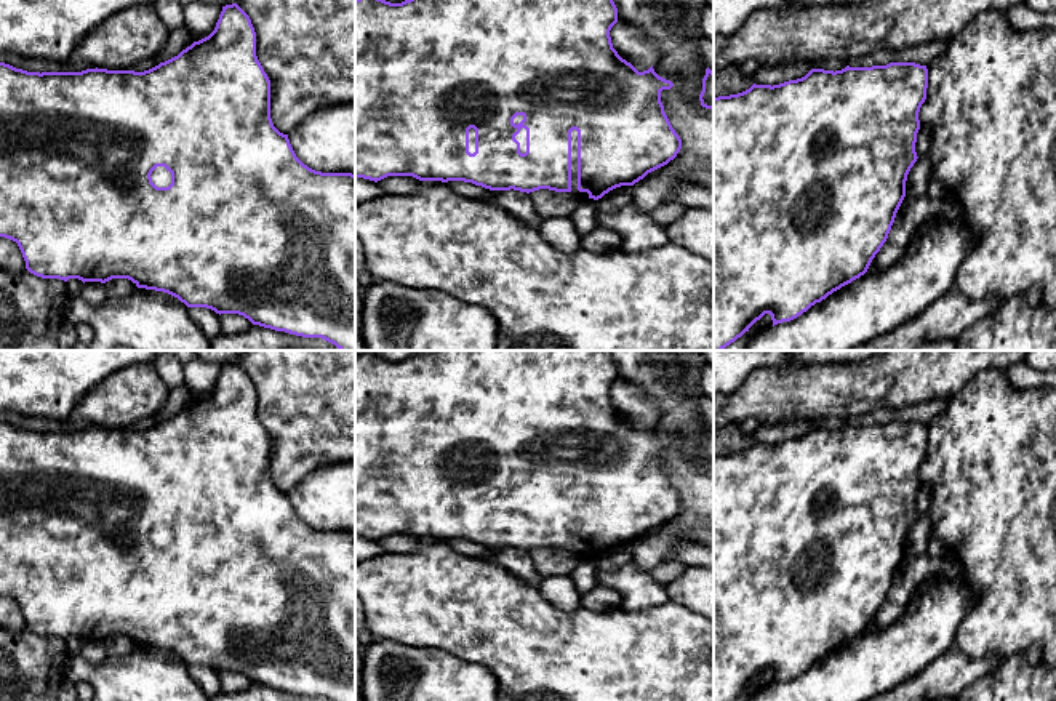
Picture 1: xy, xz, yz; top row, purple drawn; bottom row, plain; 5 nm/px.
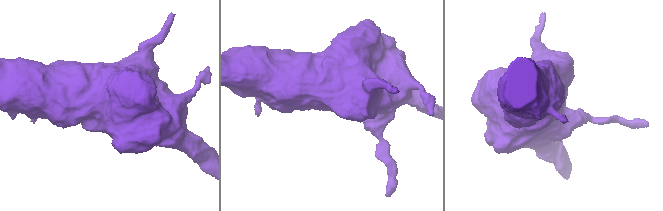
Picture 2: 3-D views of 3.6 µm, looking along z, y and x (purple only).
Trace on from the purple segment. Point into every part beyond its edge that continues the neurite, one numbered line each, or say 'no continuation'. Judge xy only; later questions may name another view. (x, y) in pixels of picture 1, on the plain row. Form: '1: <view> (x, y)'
1: xy (160, 535)

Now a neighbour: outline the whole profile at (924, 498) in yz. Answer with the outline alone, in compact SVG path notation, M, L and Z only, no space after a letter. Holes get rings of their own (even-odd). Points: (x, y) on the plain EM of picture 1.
M920 485L920 488L917 491L917 501L915 501L917 515L928 514L930 503L931 503L930 487Z

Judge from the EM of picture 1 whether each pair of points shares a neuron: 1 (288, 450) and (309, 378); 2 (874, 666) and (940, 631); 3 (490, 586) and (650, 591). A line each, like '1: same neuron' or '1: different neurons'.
1: same neuron
2: same neuron
3: different neurons

